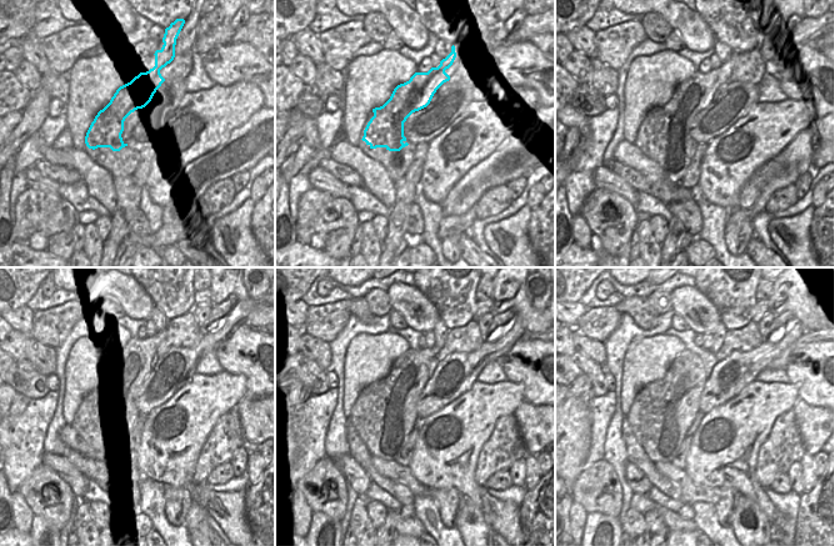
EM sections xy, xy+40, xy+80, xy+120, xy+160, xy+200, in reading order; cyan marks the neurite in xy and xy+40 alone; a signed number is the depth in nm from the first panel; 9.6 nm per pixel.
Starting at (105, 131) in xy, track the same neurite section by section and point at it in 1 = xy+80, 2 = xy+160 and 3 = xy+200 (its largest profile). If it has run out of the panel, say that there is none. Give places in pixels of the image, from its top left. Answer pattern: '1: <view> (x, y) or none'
1: xy+80 (690, 96)
2: xy+160 (398, 394)
3: xy+200 (679, 392)

